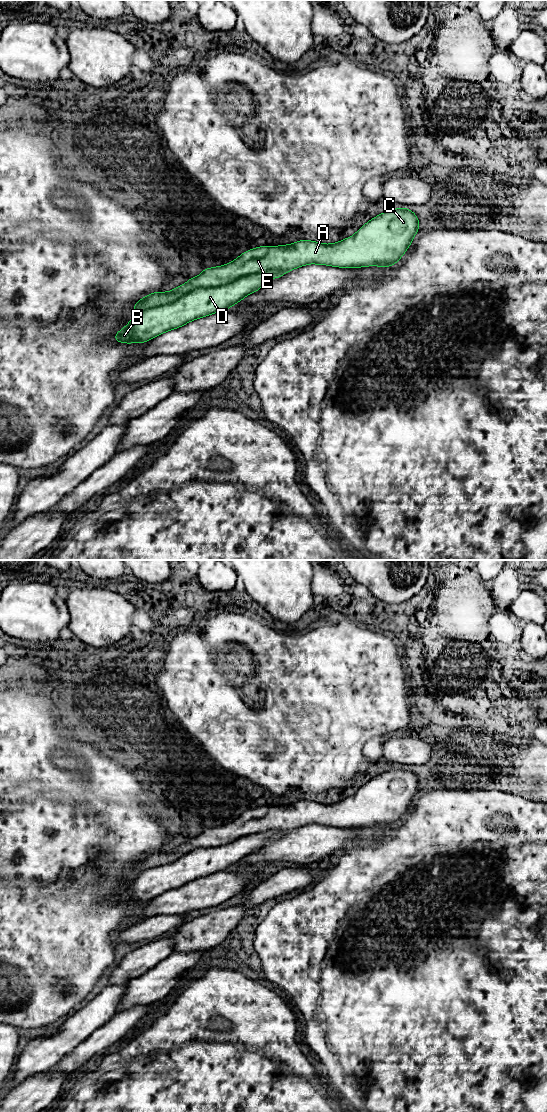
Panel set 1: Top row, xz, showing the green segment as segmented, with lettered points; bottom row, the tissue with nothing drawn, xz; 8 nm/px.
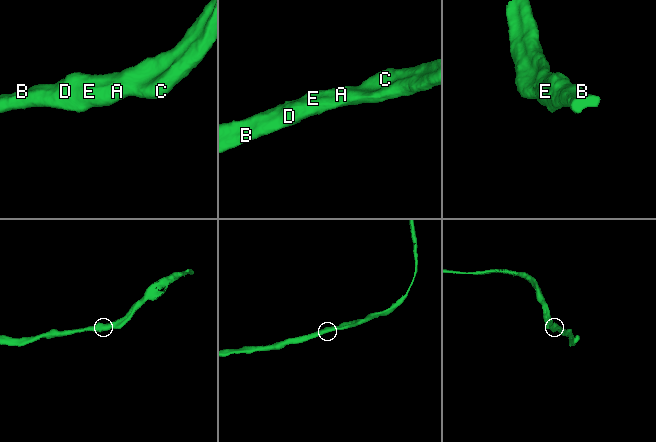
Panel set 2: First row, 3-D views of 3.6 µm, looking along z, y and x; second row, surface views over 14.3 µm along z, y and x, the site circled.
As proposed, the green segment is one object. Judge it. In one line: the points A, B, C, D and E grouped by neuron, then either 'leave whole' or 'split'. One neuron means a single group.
A C E / B D | split

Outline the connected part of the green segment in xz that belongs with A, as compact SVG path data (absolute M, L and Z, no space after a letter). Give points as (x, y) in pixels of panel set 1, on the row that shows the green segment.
M406 207L386 211L363 225L353 236L332 244L300 240L289 245L260 246L234 261L203 272L170 292L153 292L135 303L133 313L177 301L200 287L215 287L252 273L287 273L308 264L341 268L389 267L407 251L419 230L419 219Z

